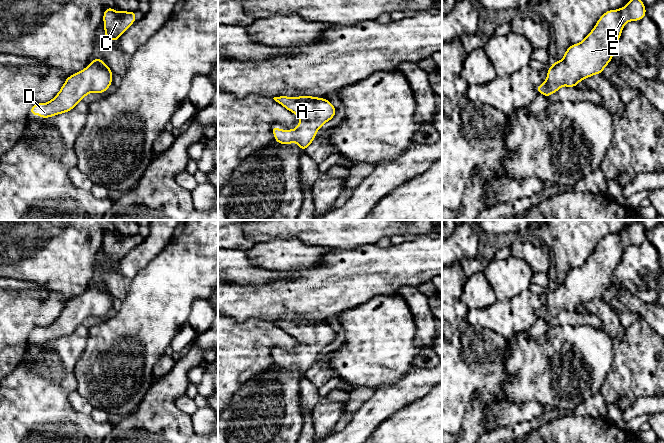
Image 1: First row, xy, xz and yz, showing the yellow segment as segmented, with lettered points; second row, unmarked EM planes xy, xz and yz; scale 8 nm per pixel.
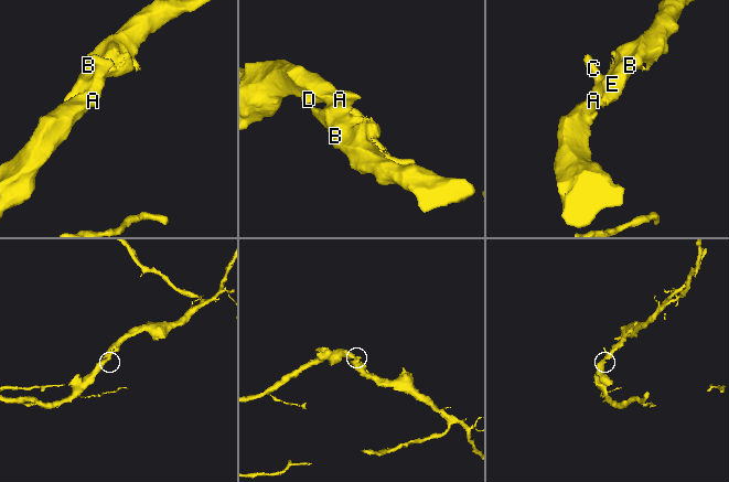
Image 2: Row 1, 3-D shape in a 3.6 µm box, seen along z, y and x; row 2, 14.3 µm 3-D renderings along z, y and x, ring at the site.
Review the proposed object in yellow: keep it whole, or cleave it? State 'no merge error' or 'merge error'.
no merge error

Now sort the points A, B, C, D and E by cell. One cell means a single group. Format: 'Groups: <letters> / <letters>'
Groups: A B C D E

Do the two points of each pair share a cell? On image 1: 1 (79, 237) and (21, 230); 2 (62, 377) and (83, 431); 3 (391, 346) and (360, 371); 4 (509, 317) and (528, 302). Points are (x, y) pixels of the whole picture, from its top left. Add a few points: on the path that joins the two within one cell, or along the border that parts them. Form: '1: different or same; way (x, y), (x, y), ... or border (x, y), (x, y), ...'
1: same; way (65, 230), (35, 230)
2: same; way (62, 390), (62, 410), (70, 418)
3: same; way (383, 346), (365, 363)
4: same; way (514, 315), (523, 307)

